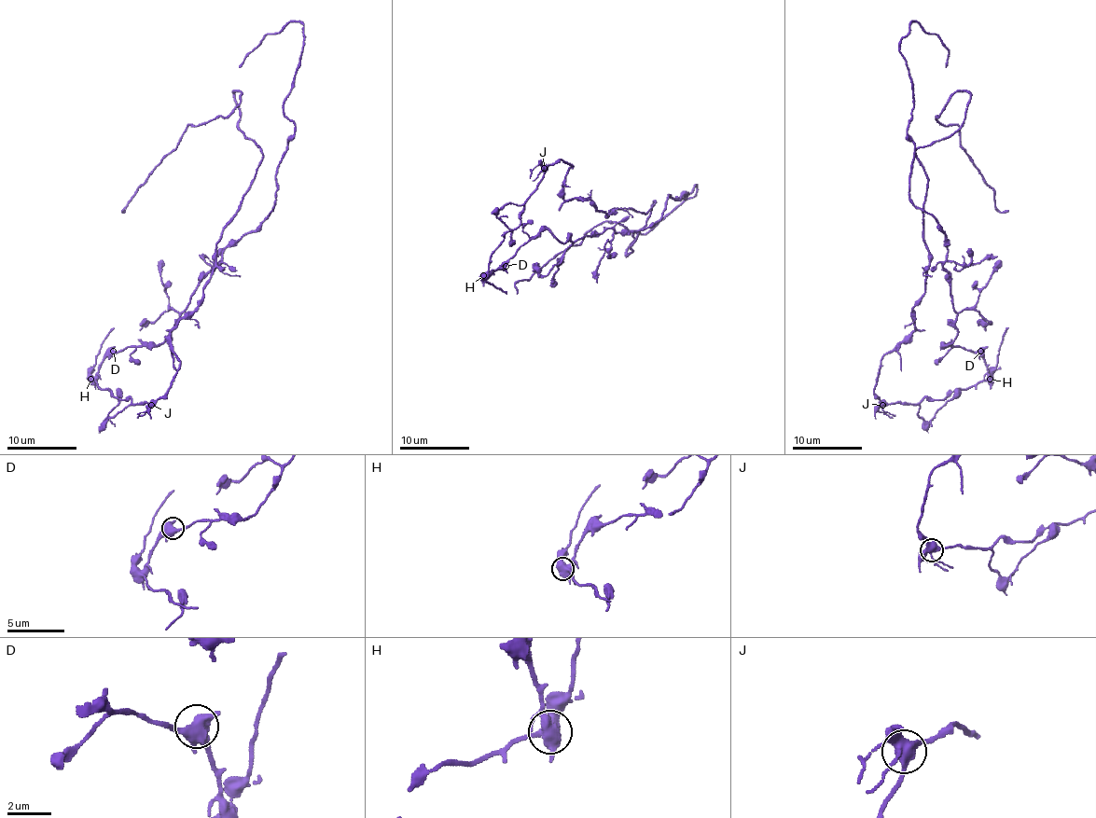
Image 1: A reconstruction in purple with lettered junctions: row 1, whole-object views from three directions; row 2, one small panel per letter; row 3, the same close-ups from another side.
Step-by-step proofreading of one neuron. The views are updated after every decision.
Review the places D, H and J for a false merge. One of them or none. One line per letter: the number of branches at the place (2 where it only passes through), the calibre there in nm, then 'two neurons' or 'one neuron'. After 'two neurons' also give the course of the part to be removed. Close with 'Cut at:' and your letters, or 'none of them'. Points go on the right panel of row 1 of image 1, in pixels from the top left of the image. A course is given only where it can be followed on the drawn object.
D: branches 4; calibre 480 nm; one neuron
H: branches 4; calibre 600 nm; two neurons; course (991, 379), (915, 403), (874, 391), (929, 266), (915, 150), (959, 128), (955, 91), (936, 119), (1007, 210)
J: branches 4; calibre 480 nm; one neuron
Cut at: H

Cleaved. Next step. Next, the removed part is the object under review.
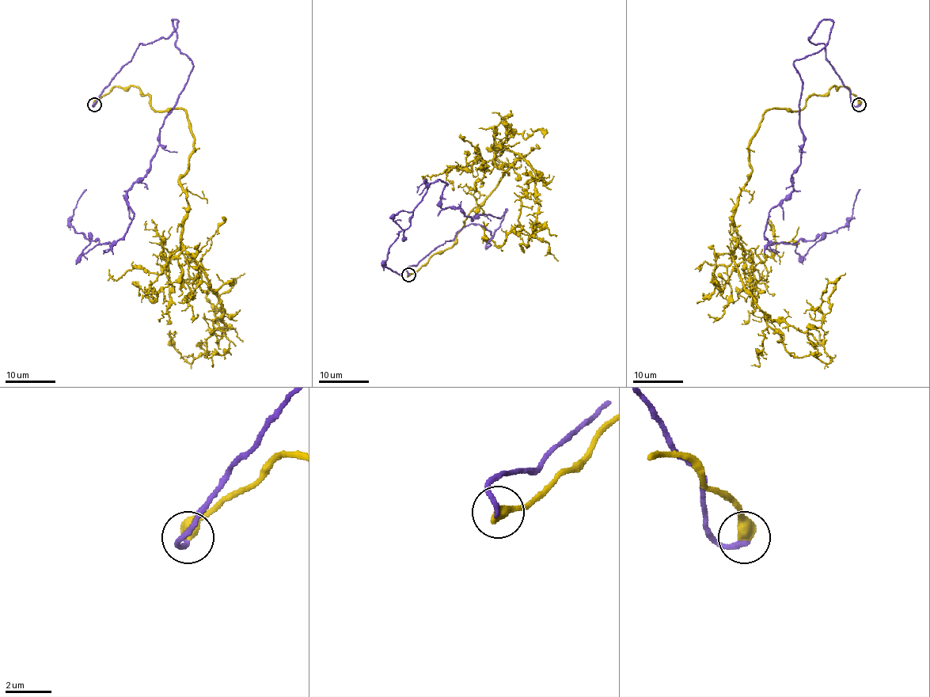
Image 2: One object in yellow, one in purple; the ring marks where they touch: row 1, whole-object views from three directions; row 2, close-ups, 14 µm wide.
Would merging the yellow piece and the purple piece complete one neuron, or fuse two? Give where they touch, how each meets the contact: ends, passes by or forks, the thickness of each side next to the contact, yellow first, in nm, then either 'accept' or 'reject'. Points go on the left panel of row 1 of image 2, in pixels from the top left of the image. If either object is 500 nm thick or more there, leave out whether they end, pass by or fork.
at (94, 104); 550 nm thick on the yellow side, 240 nm on the other; accept

